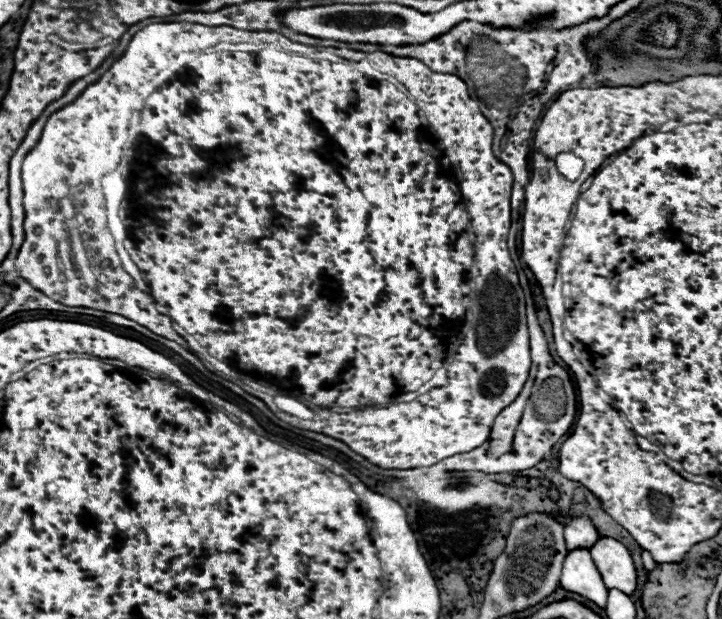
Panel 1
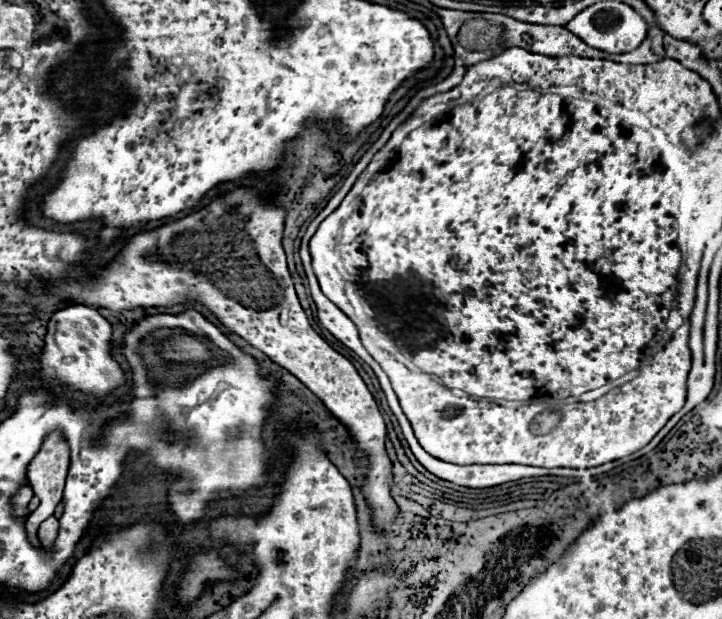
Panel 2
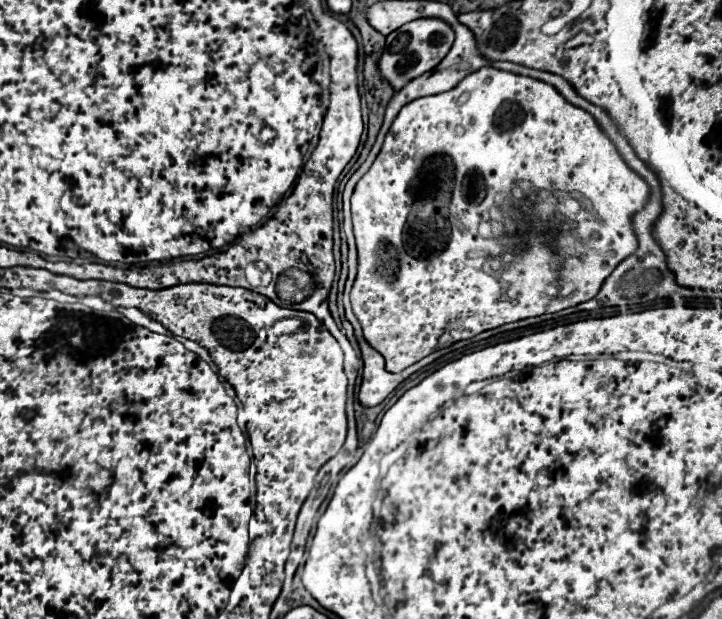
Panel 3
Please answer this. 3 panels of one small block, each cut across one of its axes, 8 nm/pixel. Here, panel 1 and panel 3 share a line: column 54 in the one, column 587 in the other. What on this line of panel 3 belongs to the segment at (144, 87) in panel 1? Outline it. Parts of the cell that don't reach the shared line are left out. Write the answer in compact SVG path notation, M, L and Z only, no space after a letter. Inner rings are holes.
M484 66L468 74L464 80L460 80L460 84L454 90L412 100L394 118L376 162L362 176L362 180L356 184L356 190L352 194L358 276L352 286L350 300L354 314L362 324L364 338L376 352L380 352L386 358L386 370L396 374L416 364L418 360L426 358L428 354L454 344L456 340L472 338L484 330L492 330L508 322L532 318L534 314L538 316L544 312L556 312L570 306L578 306L584 300L596 296L604 280L614 272L620 260L626 260L636 252L638 238L632 230L632 216L644 204L648 204L648 196L650 196L648 184L644 184L644 180L640 180L640 176L636 176L636 172L632 172L632 168L624 164L624 158L620 156L618 148L612 144L608 134L598 126L598 122L582 108L570 104L552 84L528 76L508 74L502 70L498 72L496 68ZM506 106L510 106L510 110L502 110ZM436 154L450 156L456 168L456 182L454 182L450 214L448 214L450 224L458 230L458 250L454 250L456 242L450 244L454 268L450 264L442 264L440 260L446 258L448 246L442 252L418 254L416 258L416 254L408 252L408 246L402 238L402 226L406 224L412 208L410 182L416 178L420 164L428 156L436 156ZM524 160L528 160L528 164L532 164L532 168L536 168L536 172L540 172L546 180L556 180L558 186L566 188L564 192L582 194L594 208L594 214L578 214L582 216L578 218L578 226L574 224L570 230L564 230L558 236L556 246L554 240L548 238L548 242L552 242L552 248L548 250L544 250L544 247L531 247L530 243L525 249L509 249L504 254L504 264L500 262L500 266L506 268L494 270L486 258L470 260L470 250L480 248L476 244L482 242L482 238L478 236L478 224L488 216L488 214L480 214L480 178L484 180L484 194L488 196L498 192L510 192L520 180L524 180ZM584 218L586 222L598 224L600 240L590 242L586 230L582 230ZM456 220L464 224L466 228L464 232L456 226ZM560 254L564 256L564 262ZM428 266L432 266L434 270L430 272ZM470 330L474 332L470 334Z

